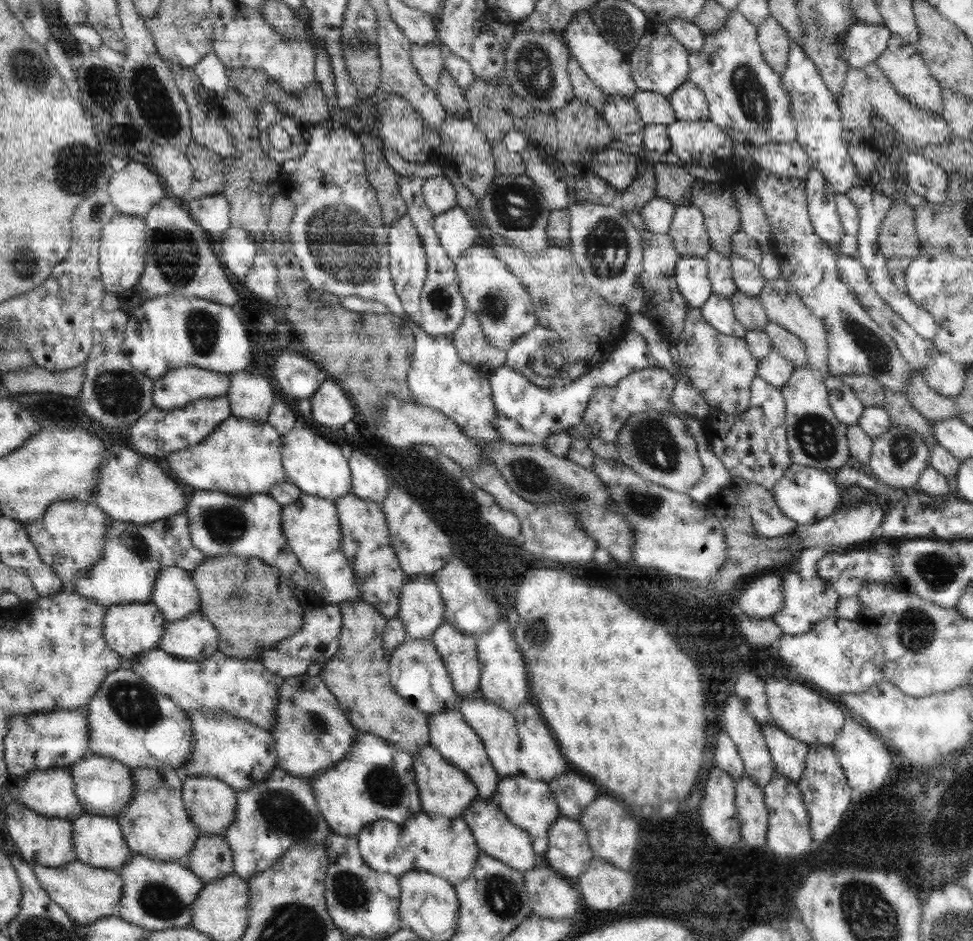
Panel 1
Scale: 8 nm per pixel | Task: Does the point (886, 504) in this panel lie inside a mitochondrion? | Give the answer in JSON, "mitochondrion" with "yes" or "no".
{"mitochondrion":"no"}

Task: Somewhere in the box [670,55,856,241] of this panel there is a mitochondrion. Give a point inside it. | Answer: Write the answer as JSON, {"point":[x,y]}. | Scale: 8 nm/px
{"point":[751,94]}

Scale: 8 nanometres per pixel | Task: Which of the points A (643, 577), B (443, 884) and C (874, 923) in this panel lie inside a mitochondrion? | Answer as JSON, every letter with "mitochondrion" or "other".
{"A":"other","B":"other","C":"mitochondrion"}

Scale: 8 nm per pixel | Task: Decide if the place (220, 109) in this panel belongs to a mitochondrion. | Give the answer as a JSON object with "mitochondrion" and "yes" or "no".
{"mitochondrion":"no"}

